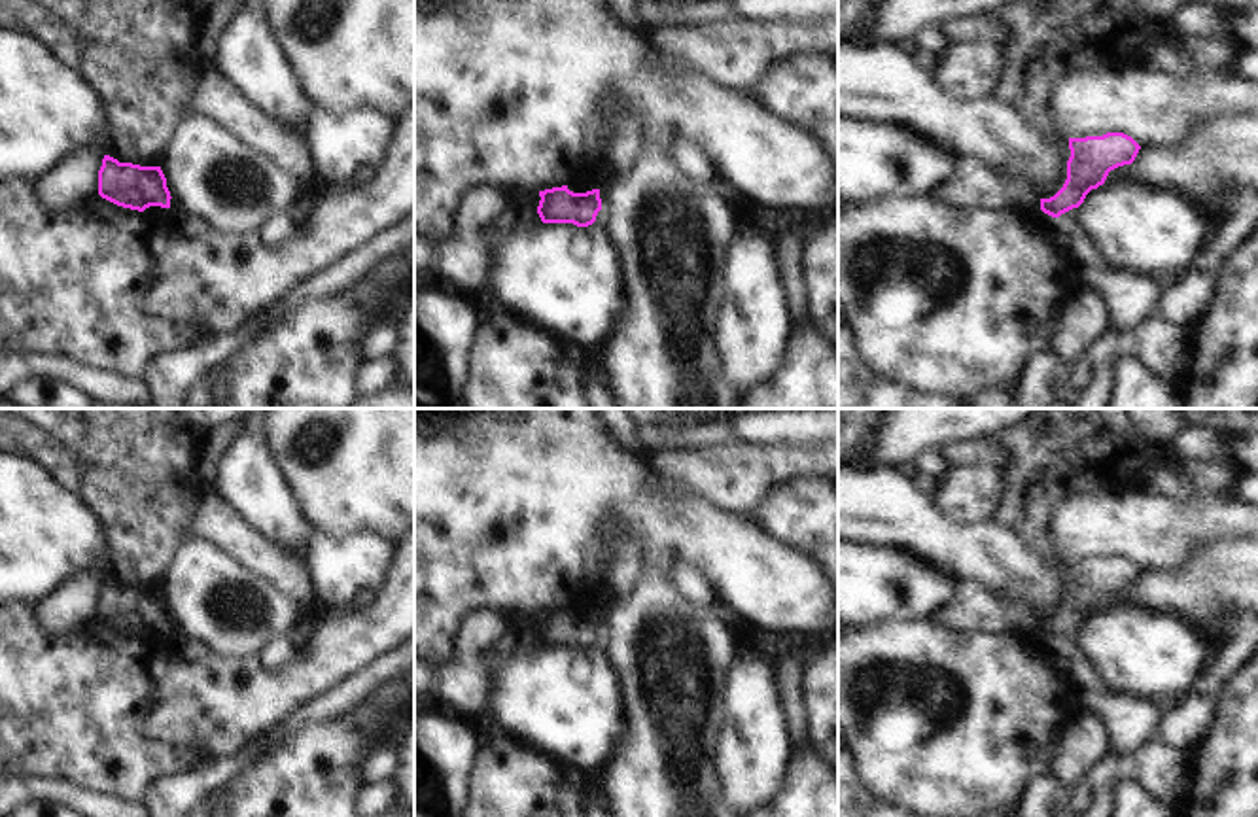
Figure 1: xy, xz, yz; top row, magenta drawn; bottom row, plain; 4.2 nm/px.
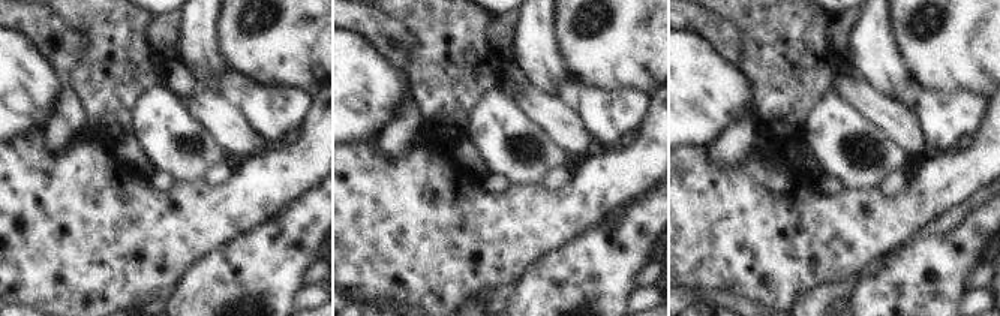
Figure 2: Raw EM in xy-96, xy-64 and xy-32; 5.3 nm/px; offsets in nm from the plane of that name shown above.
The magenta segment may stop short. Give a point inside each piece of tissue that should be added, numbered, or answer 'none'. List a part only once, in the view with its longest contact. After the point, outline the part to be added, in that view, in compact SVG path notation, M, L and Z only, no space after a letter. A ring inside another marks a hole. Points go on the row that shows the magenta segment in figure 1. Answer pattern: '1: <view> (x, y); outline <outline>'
none

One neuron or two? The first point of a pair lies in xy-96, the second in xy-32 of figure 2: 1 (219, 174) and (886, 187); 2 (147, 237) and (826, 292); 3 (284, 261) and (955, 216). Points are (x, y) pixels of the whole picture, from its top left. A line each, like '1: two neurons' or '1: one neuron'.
1: one neuron
2: two neurons
3: two neurons

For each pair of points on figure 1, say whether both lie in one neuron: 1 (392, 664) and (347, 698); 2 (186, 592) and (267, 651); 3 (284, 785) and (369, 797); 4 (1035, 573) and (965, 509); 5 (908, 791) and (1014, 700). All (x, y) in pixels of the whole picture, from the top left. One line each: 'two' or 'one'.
1: one
2: two
3: two
4: two
5: one

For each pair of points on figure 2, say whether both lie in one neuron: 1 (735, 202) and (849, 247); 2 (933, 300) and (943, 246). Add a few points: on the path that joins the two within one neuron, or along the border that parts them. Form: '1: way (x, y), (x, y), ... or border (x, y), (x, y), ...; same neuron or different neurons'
1: way (763, 231), (771, 238), (820, 240); same neuron
2: way (933, 286), (937, 277), (937, 267), (943, 259); same neuron

